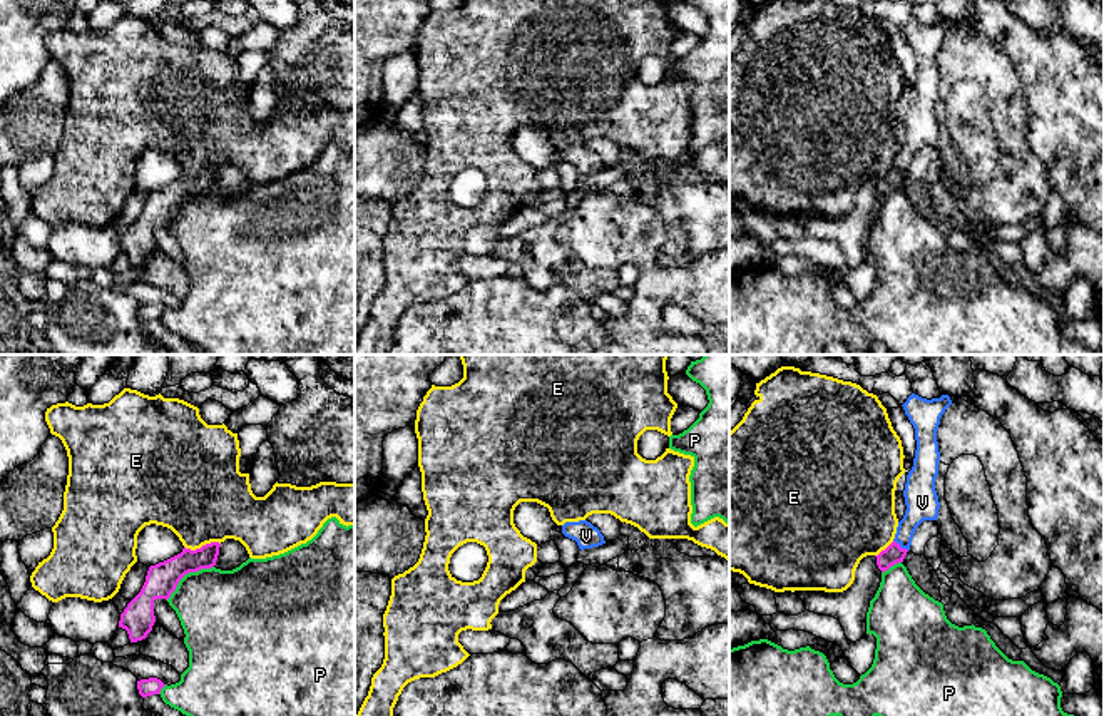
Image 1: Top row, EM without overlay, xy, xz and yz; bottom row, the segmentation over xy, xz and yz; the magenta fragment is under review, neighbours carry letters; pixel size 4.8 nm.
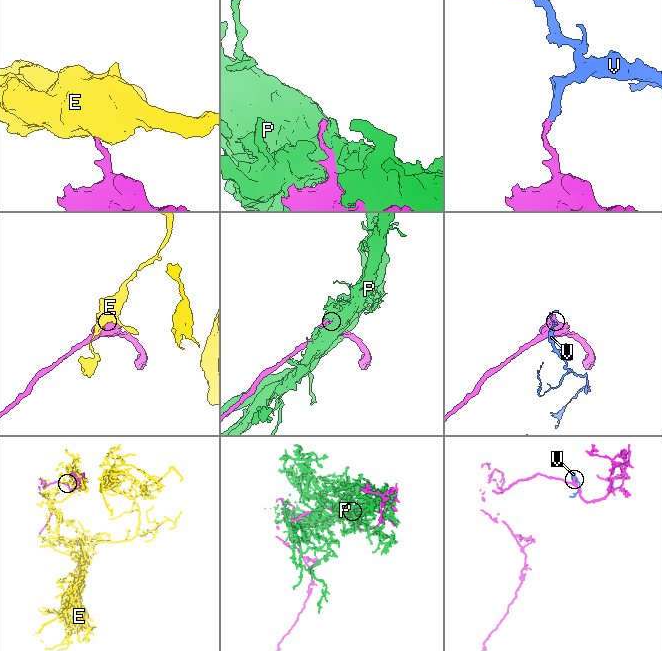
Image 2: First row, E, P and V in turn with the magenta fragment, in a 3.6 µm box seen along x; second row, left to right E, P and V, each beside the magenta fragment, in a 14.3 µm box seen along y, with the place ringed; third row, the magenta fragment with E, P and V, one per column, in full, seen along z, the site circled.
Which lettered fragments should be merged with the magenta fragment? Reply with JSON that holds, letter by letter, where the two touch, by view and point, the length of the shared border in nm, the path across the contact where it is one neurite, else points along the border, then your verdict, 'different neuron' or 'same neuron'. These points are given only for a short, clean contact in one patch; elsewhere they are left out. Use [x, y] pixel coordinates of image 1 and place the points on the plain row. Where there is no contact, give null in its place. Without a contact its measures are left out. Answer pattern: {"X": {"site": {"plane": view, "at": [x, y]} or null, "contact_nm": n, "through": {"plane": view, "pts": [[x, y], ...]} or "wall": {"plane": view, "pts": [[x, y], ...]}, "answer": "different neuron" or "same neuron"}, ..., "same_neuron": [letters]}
{"E": {"site": {"plane": "xy", "at": [203, 171]}, "contact_nm": 180, "wall": {"plane": "xy", "pts": [[219, 168], [206, 168], [194, 174], [184, 173]]}, "answer": "different neuron"}, "P": {"site": {"plane": "xy", "at": [186, 198]}, "contact_nm": 280, "answer": "different neuron"}, "V": {"site": {"plane": "yz", "at": [899, 171]}, "contact_nm": 90, "wall": {"plane": "yz", "pts": [[894, 164], [907, 176]]}, "answer": "different neuron"}, "same_neuron": []}

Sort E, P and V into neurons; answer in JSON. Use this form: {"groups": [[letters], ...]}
{"groups": [["E"], ["P", "V"]]}

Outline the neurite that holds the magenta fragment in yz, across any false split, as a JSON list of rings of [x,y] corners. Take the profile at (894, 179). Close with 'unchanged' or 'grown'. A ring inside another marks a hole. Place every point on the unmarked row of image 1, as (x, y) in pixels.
[[[895,166],[882,176],[877,182],[877,191],[882,197],[888,196],[892,191],[903,187],[907,174],[902,174]]]; unchanged

